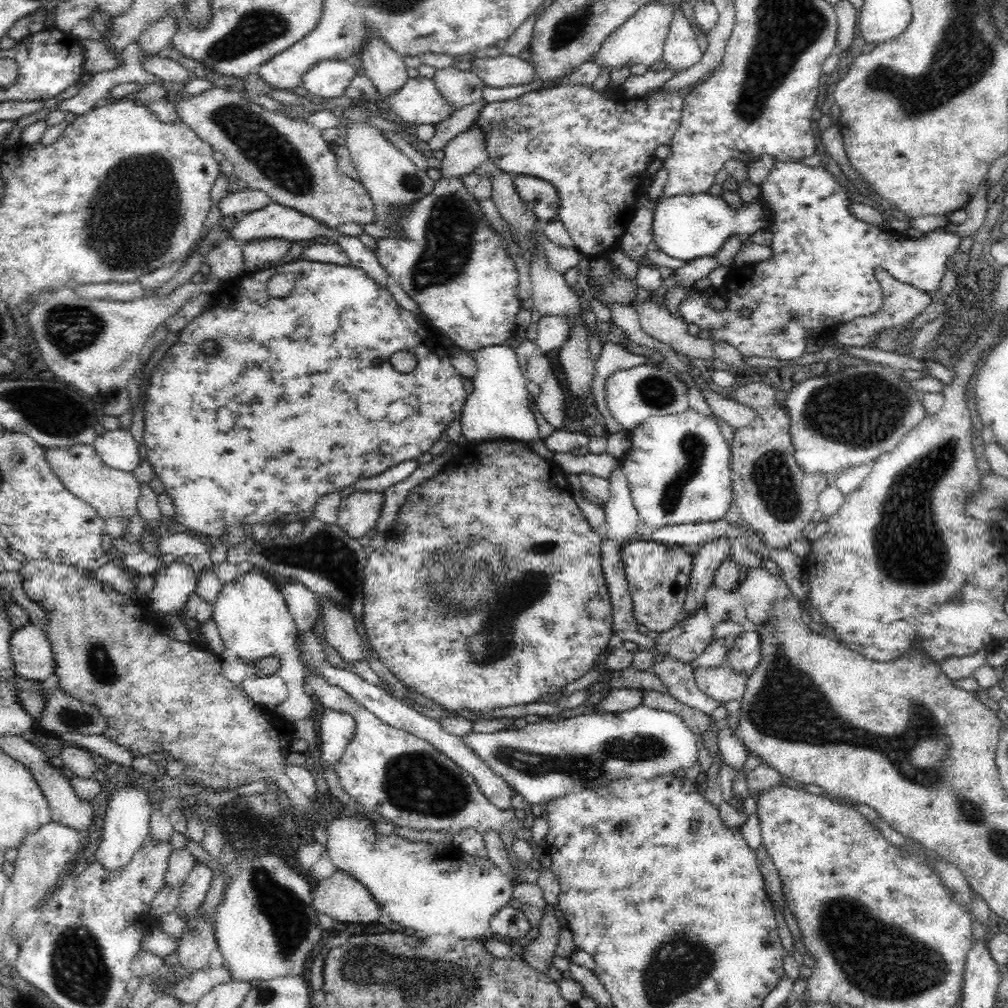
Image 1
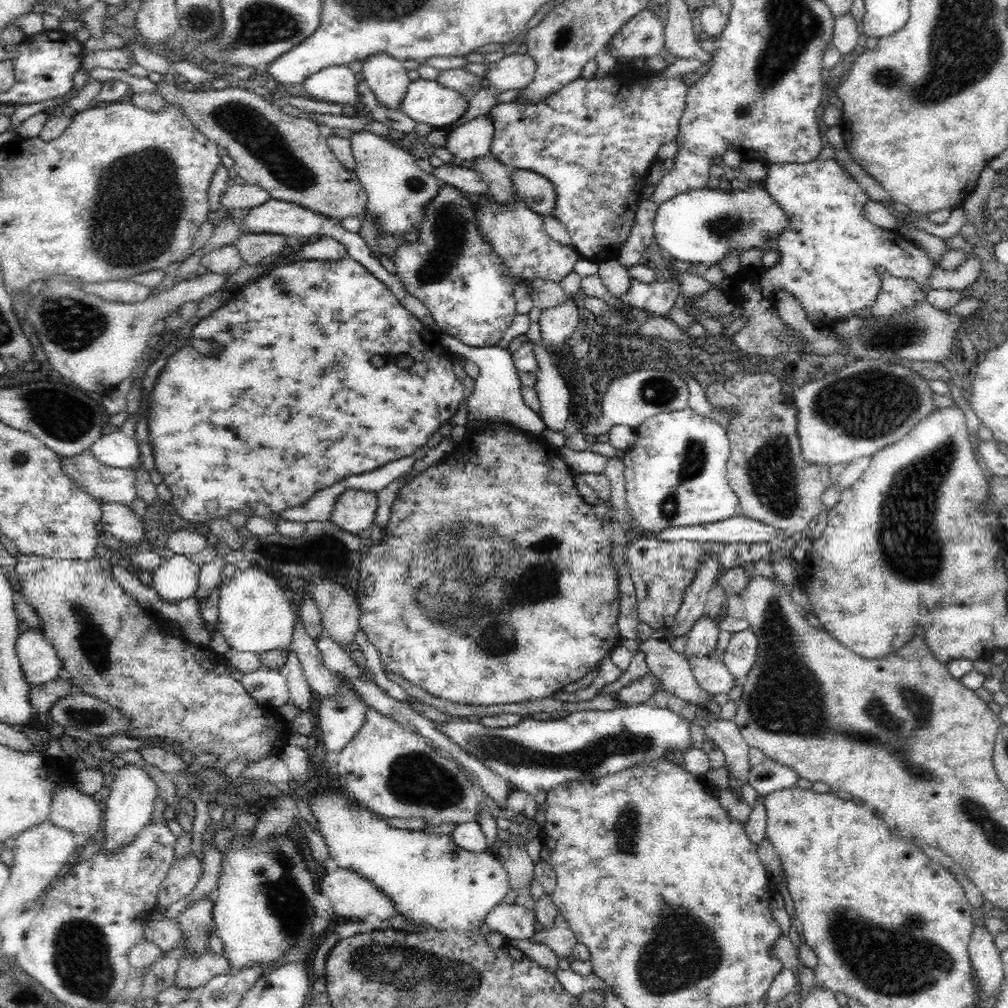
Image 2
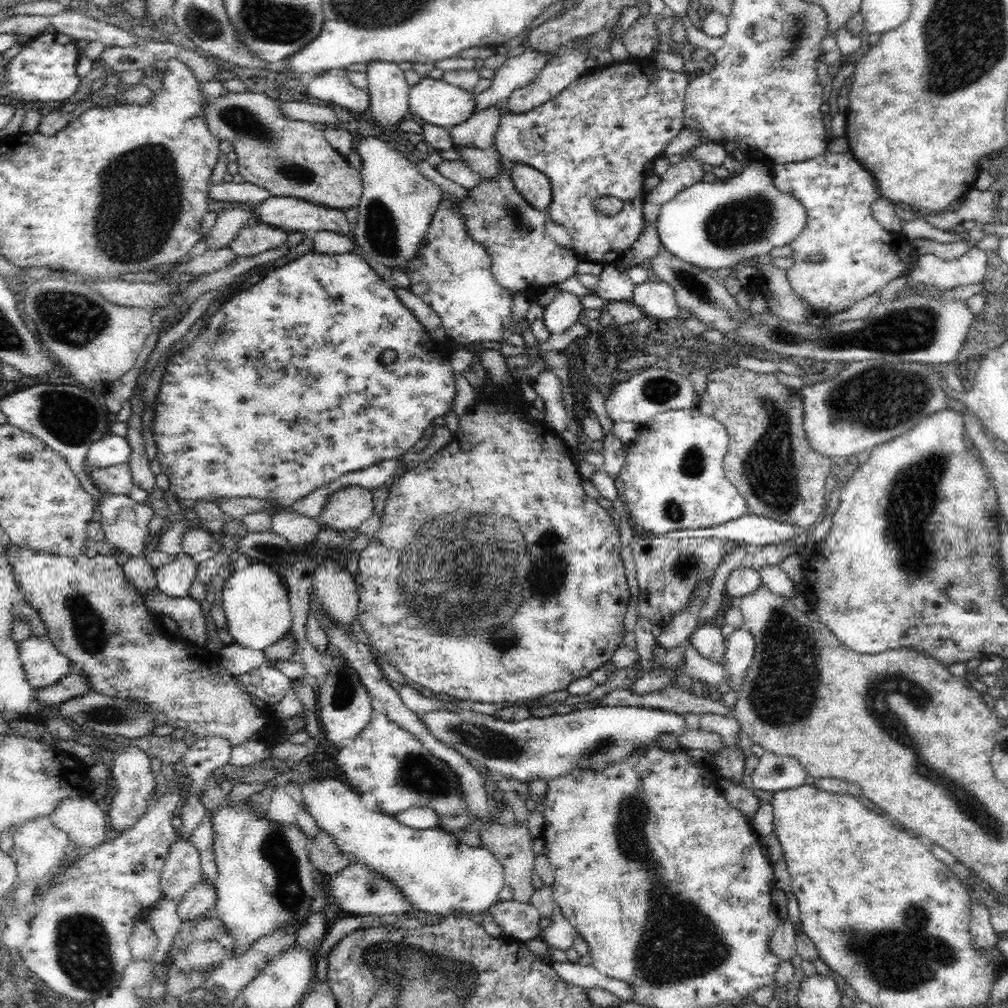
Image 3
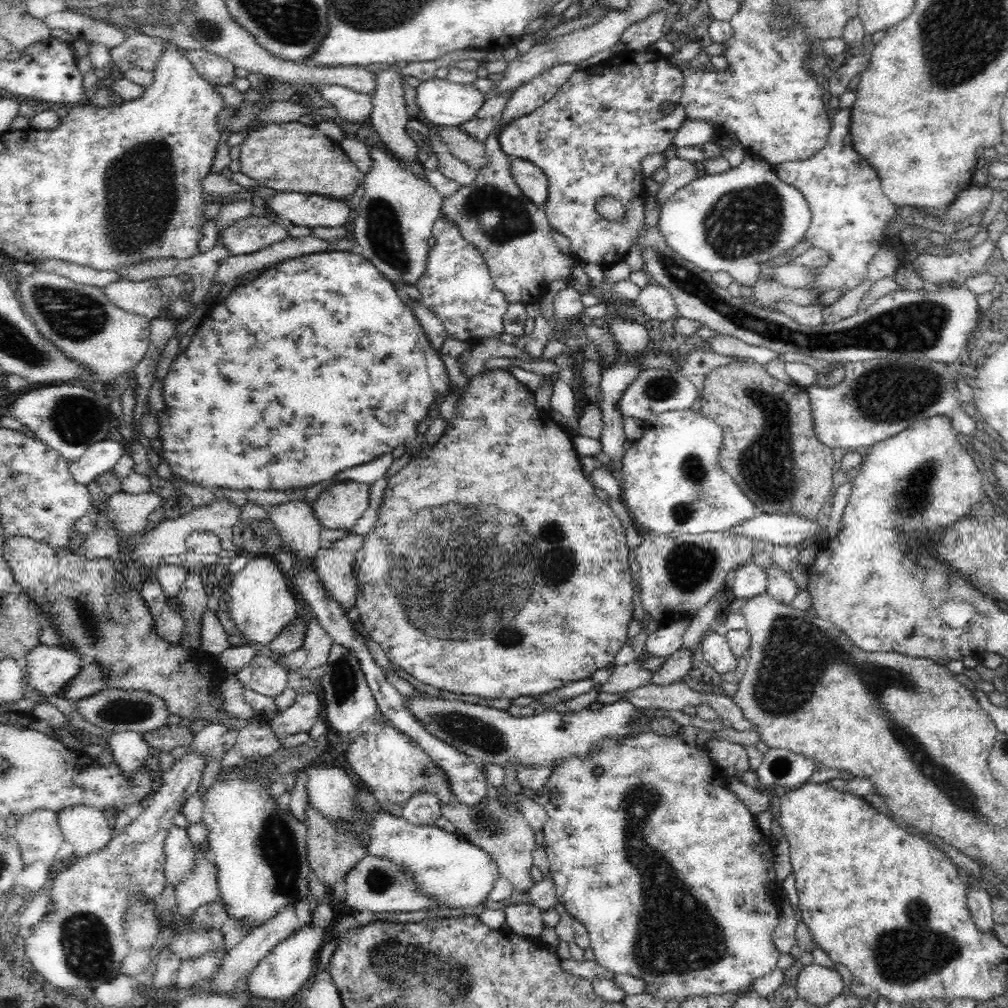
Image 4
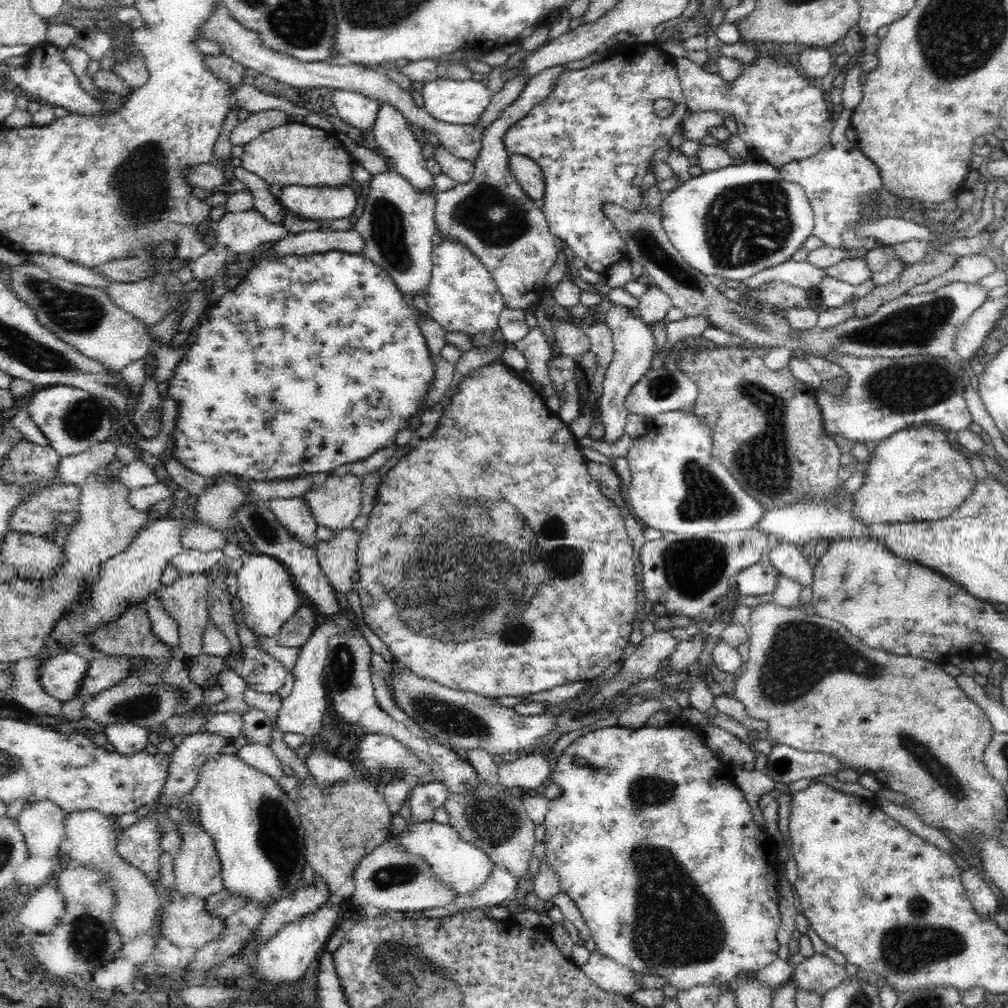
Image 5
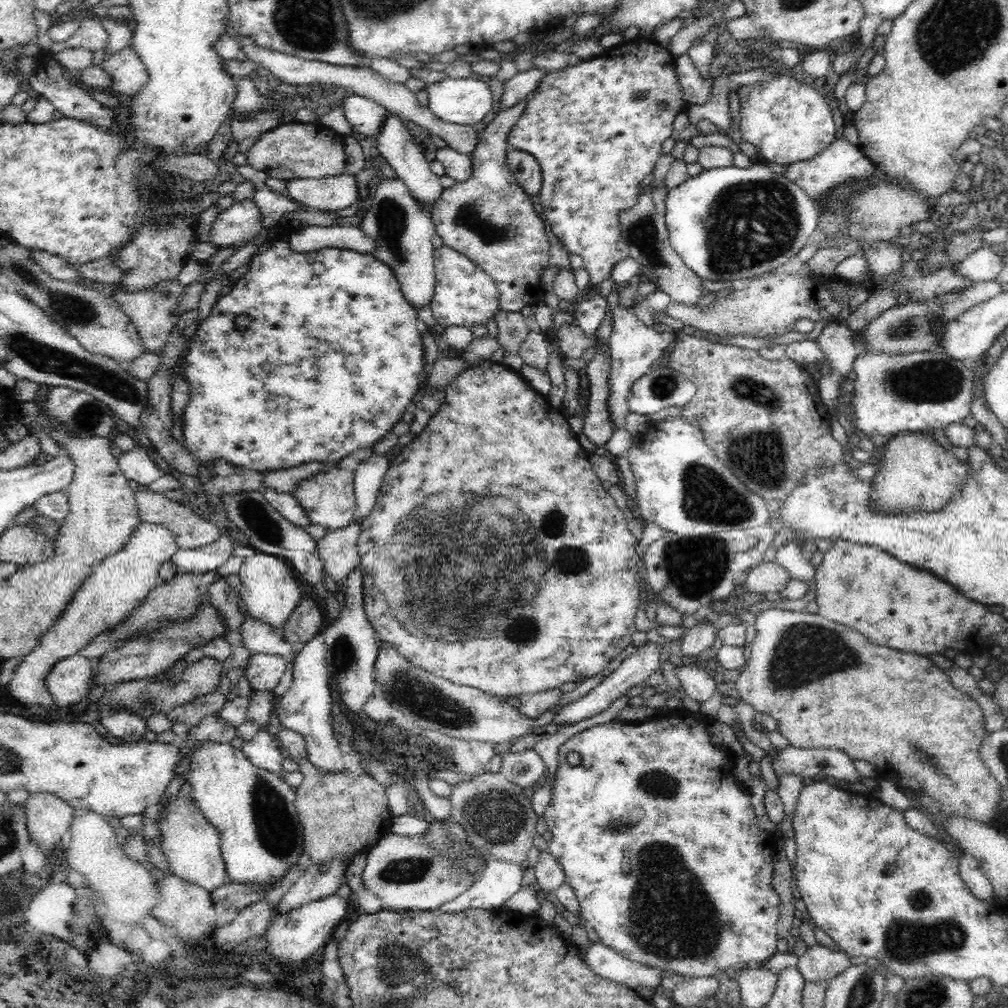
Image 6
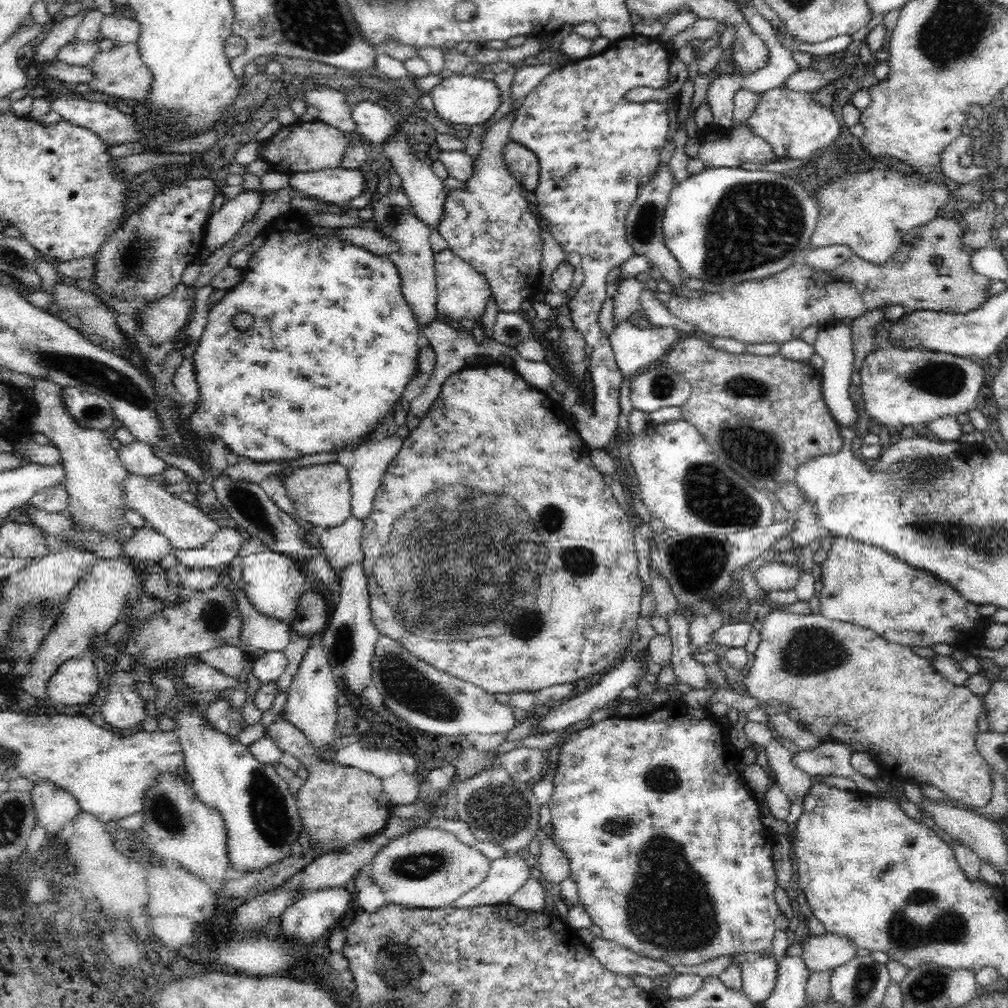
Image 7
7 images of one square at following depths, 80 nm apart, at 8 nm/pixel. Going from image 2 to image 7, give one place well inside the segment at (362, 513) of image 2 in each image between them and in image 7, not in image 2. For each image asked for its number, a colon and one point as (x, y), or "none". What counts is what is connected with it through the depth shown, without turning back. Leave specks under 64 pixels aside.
3: (347, 509)
4: (340, 506)
5: (339, 501)
6: (328, 499)
7: (321, 495)

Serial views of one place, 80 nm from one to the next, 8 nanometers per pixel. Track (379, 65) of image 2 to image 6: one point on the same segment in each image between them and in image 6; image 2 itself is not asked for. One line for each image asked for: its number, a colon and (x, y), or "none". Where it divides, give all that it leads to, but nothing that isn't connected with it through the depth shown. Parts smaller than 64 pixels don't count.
3: (388, 91)
4: (389, 115)
5: (392, 133)
6: (395, 143)

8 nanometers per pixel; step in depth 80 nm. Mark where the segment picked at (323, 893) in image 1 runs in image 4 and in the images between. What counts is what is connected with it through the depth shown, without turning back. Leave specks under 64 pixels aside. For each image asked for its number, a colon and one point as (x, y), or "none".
2: (352, 897)
3: (356, 890)
4: (374, 886)

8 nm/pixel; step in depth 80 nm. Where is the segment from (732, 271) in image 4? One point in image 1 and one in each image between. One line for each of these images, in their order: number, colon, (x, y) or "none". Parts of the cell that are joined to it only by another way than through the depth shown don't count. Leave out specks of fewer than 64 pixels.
1: (685, 226)
2: (702, 225)
3: (715, 224)

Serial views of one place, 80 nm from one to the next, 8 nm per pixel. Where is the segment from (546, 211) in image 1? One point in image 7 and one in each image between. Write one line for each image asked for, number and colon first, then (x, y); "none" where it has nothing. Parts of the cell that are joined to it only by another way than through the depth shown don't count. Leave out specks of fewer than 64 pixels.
2: (537, 193)
3: (534, 186)
4: (530, 179)
5: (529, 175)
6: (525, 168)
7: (523, 164)

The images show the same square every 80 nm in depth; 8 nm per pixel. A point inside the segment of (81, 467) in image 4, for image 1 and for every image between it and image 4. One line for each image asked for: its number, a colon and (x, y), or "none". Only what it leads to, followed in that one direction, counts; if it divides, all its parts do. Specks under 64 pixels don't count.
1: (117, 449)
2: (120, 449)
3: (111, 450)

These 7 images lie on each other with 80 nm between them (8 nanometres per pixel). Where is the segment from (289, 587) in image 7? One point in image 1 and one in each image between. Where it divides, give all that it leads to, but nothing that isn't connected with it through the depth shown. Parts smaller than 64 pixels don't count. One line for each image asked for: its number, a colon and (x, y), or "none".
1: (251, 616)
2: (254, 615)
3: (255, 601)
4: (261, 602)
5: (268, 597)
6: (270, 590)

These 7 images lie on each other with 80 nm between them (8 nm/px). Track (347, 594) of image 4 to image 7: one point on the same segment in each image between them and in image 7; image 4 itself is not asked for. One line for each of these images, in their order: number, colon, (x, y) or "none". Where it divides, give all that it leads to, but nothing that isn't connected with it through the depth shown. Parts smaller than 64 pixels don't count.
5: (337, 558)
6: (337, 550)
7: (341, 545)

